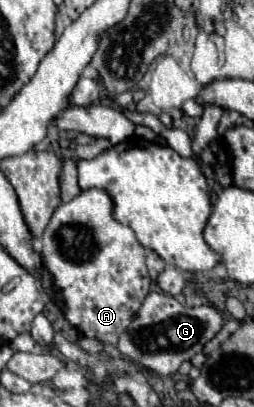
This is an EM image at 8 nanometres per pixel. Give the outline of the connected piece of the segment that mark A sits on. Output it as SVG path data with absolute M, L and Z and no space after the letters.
M91 188L81 190L71 202L61 204L41 238L43 270L53 278L53 302L61 310L63 318L83 336L97 338L103 344L117 344L119 334L127 330L131 318L143 304L143 298L151 292L151 278L145 266L145 248L137 242L135 232L113 218L113 200L105 190Z

